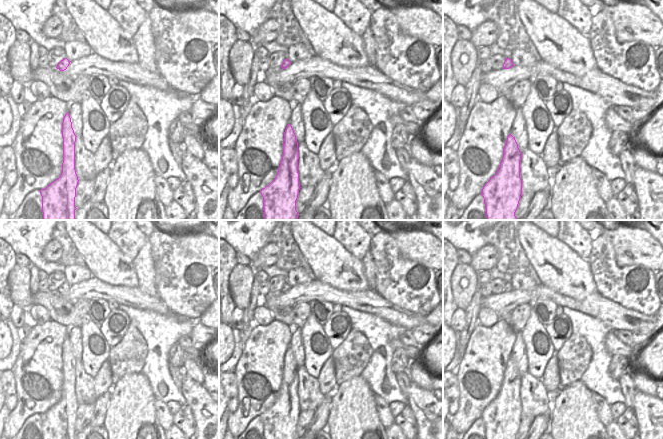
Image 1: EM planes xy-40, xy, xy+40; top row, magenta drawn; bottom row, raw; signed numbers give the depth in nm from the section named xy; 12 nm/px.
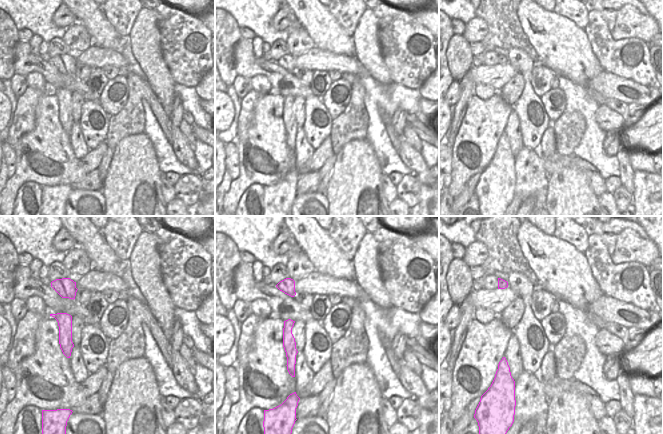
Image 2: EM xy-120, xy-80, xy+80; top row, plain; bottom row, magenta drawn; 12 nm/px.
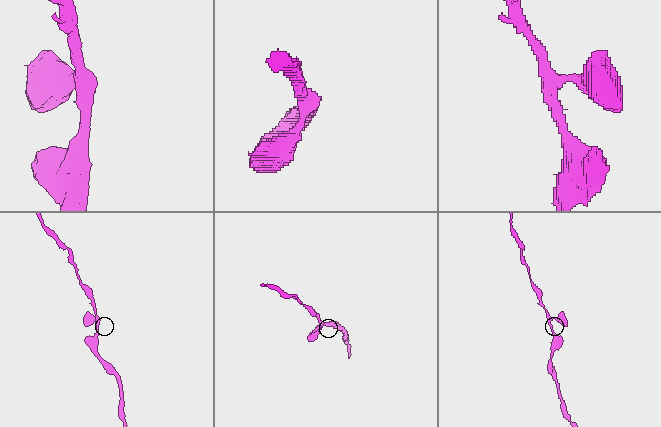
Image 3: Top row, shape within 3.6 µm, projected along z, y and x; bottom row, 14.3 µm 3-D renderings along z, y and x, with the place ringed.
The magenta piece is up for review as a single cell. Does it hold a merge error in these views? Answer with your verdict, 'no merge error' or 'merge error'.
no merge error

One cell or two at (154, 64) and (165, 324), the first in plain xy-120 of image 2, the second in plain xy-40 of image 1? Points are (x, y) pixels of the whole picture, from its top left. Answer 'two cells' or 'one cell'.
two cells

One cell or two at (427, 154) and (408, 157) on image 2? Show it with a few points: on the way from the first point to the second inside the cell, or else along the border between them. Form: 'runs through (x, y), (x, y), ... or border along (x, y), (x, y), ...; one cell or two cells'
border along (419, 152), (428, 168); two cells

